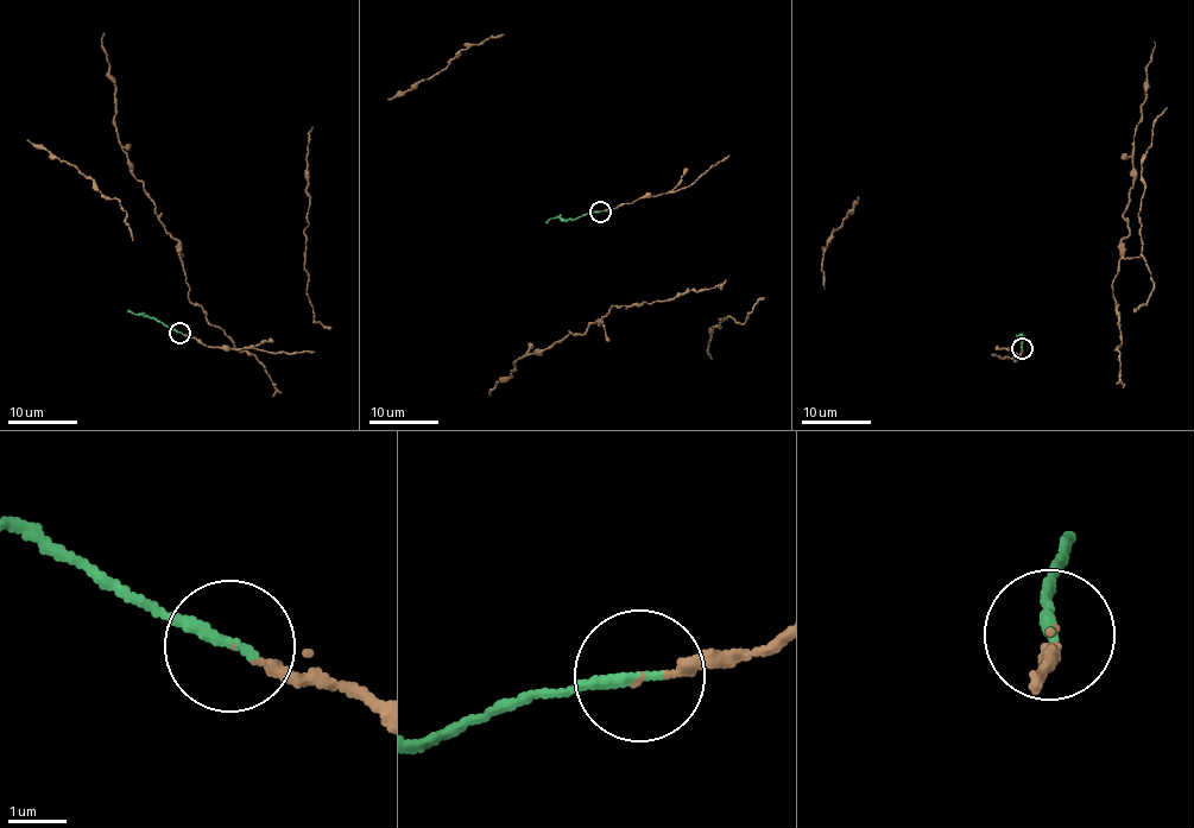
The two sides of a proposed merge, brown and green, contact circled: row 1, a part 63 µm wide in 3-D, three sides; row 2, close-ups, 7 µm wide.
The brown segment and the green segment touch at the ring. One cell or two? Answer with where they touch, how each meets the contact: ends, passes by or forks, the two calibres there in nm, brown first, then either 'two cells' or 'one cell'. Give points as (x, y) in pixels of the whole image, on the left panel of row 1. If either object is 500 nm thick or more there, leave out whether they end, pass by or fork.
place (179, 333); brown ends; green ends; calibres 120 and 240 nm; one cell

